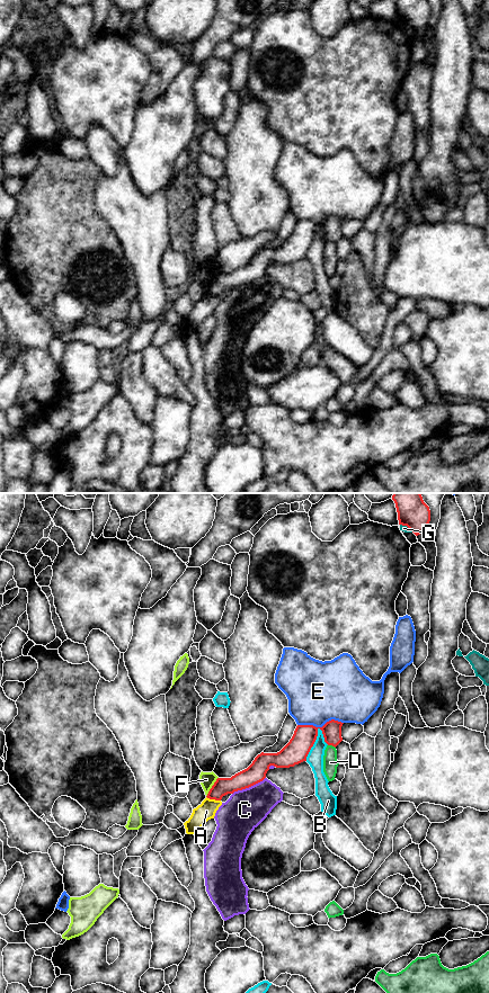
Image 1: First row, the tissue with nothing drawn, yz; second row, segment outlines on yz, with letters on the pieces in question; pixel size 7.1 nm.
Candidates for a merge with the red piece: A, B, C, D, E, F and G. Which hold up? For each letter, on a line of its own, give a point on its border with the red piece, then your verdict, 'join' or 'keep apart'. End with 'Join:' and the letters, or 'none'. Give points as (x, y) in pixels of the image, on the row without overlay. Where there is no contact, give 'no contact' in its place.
A: yz (213, 294) | keep apart
B: yz (313, 239) | keep apart
C: yz (248, 283) | keep apart
D: yz (331, 240) | keep apart
E: yz (320, 223) | keep apart
F: yz (212, 283) | keep apart
G: yz (407, 21) | keep apart
Join: none

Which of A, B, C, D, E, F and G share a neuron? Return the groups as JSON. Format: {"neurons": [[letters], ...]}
{"neurons": [["A"], ["B"], ["C"], ["D"], ["E"], ["F"], ["G"]]}

